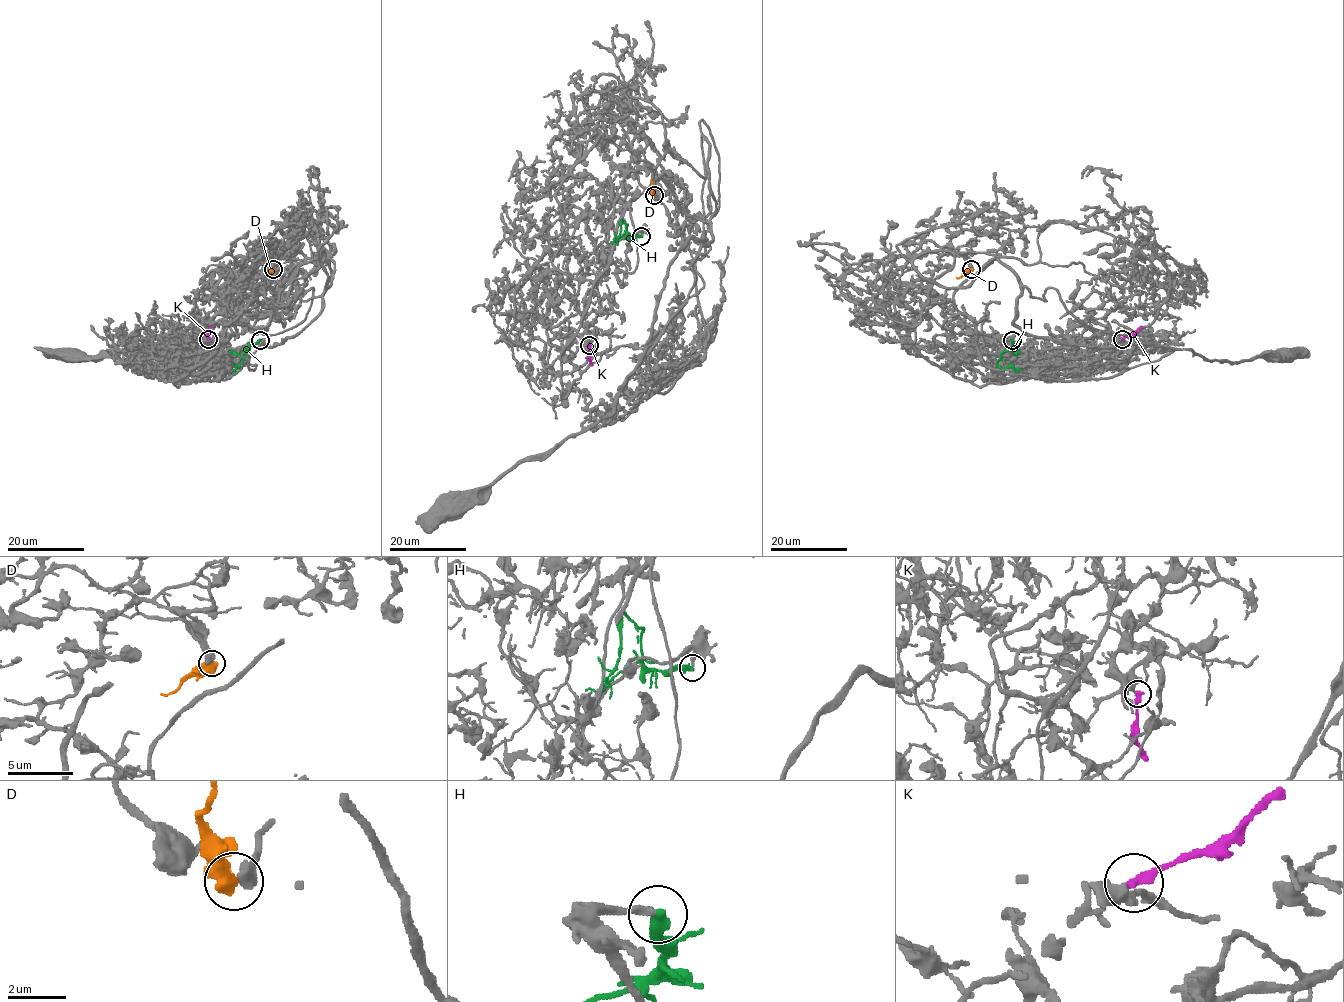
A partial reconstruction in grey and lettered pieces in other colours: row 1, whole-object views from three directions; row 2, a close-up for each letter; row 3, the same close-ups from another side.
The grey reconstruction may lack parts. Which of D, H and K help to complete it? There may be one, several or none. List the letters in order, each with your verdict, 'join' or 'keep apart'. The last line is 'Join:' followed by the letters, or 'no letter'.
D: join
H: keep apart
K: keep apart
Join: D

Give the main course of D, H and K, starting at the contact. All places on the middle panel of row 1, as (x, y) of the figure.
D: (654, 195), (649, 186), (650, 180)
H: (642, 235), (630, 236), (627, 224), (621, 220), (618, 245)
K: (590, 346), (593, 365)

